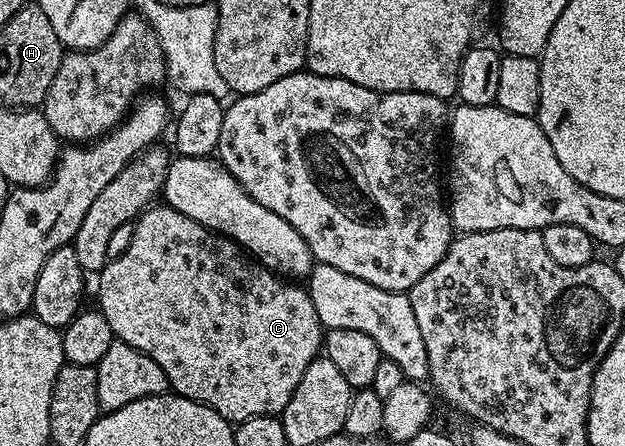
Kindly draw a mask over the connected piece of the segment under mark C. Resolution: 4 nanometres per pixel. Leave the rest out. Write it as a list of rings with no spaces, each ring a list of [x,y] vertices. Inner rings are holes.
[[[151,206],[138,217],[133,225],[134,233],[132,242],[128,242],[128,250],[124,250],[122,256],[107,259],[101,272],[97,273],[98,280],[98,304],[97,311],[108,318],[108,326],[112,326],[115,337],[123,340],[128,346],[148,354],[160,370],[168,378],[170,388],[177,395],[195,400],[201,404],[206,404],[216,414],[231,422],[241,422],[253,416],[278,416],[288,406],[288,398],[300,386],[300,378],[304,378],[304,370],[314,360],[319,359],[324,348],[324,329],[320,318],[316,314],[316,306],[312,306],[312,298],[305,287],[297,288],[297,283],[287,282],[279,278],[268,268],[263,268],[261,264],[255,262],[242,247],[227,236],[210,231],[200,222],[180,214],[176,209],[169,206]]]

